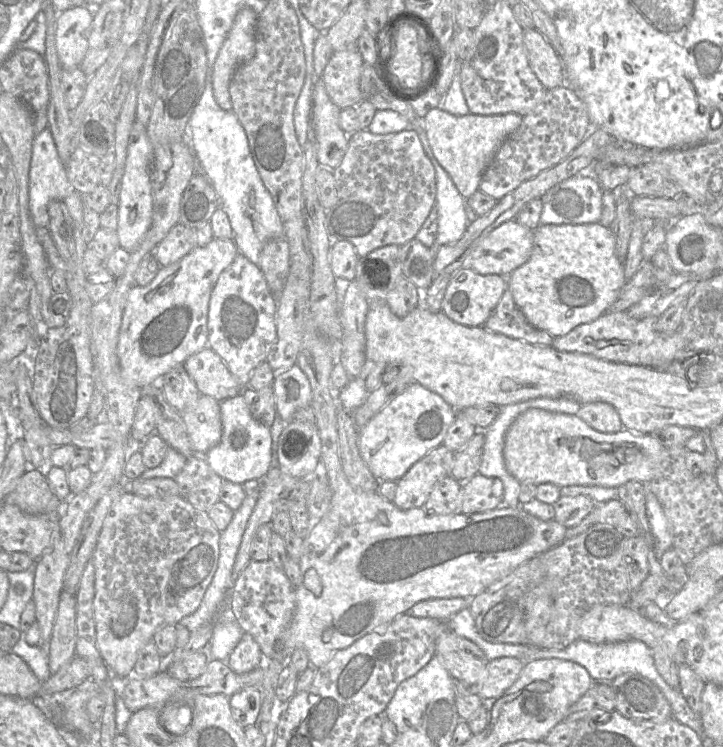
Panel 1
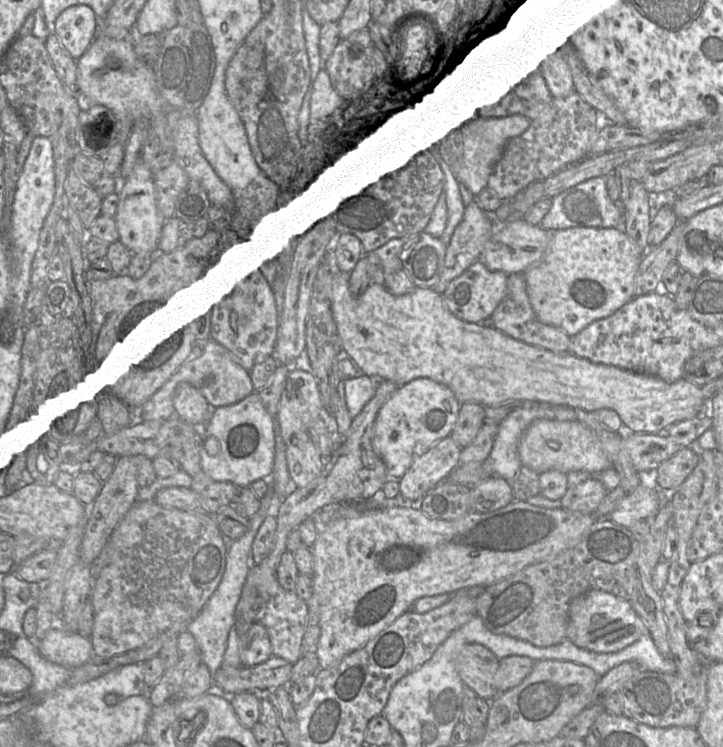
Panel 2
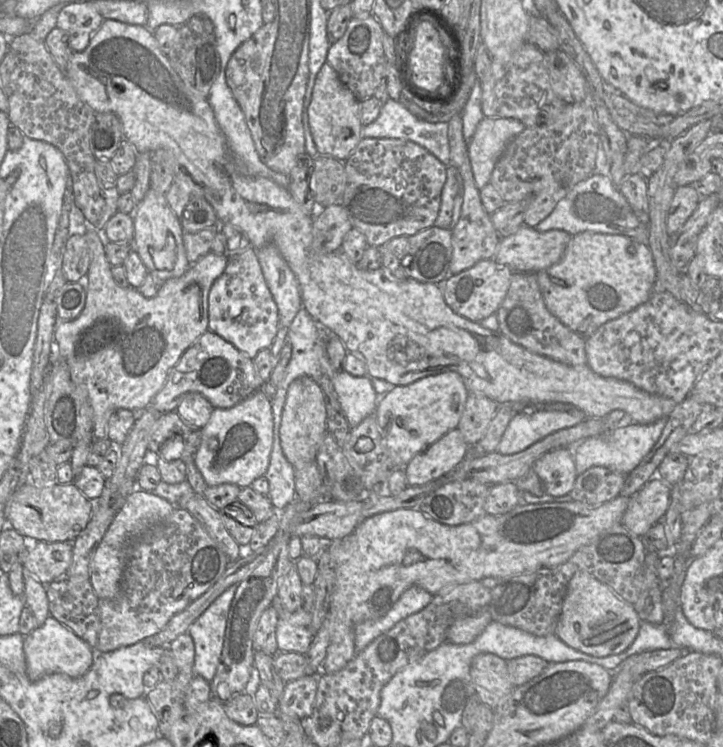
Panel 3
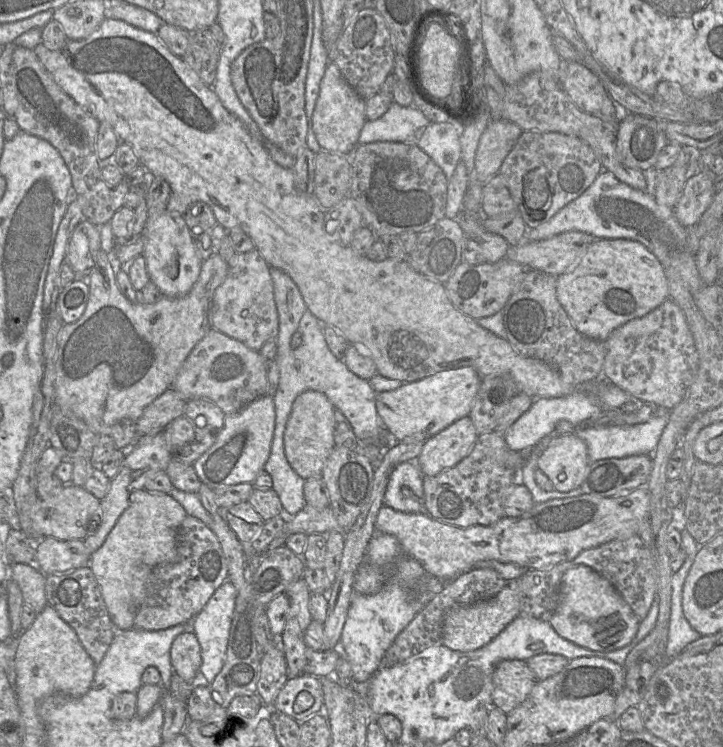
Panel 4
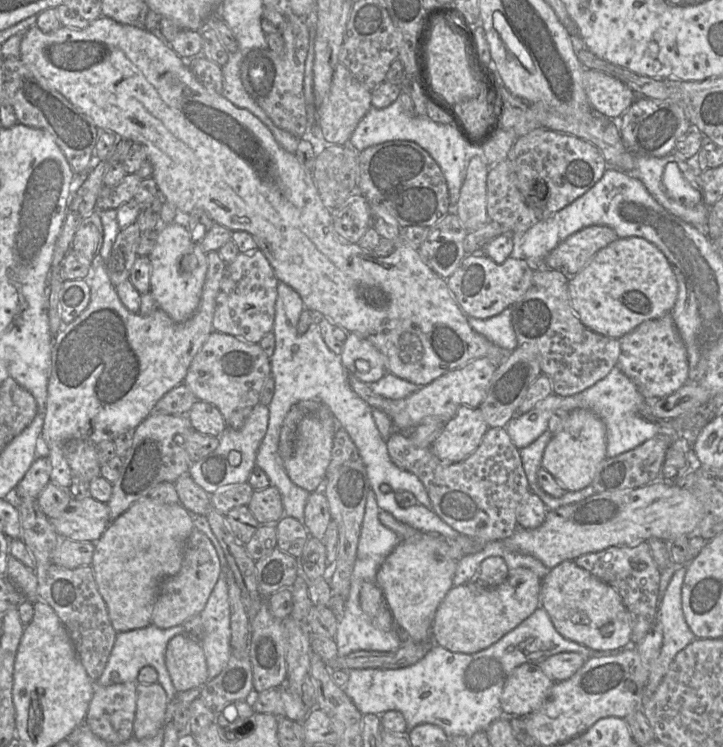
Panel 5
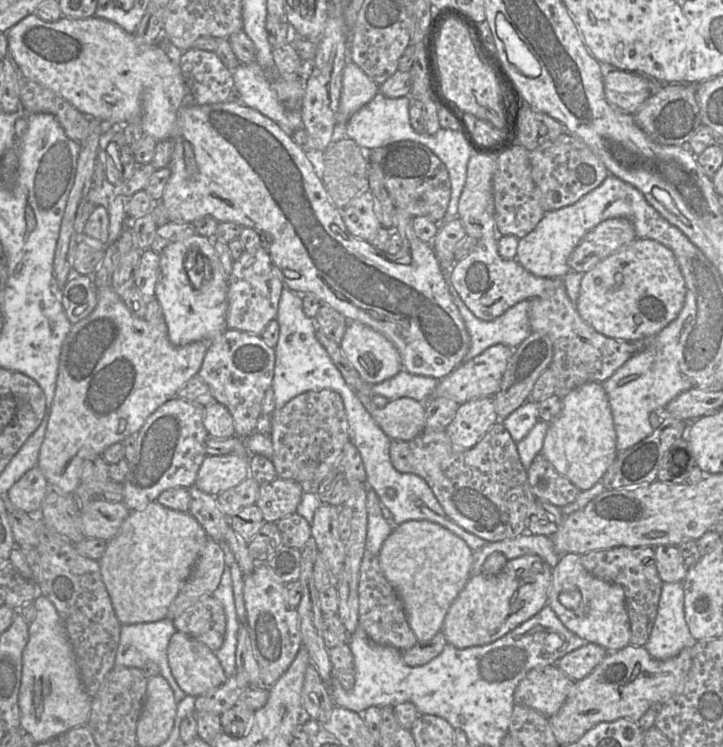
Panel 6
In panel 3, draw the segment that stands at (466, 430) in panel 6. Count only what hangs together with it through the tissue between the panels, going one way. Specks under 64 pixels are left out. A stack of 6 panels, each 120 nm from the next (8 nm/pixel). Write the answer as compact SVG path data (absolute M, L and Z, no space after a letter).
M455 428L405 465L408 486L423 485L449 472L467 457L469 445Z

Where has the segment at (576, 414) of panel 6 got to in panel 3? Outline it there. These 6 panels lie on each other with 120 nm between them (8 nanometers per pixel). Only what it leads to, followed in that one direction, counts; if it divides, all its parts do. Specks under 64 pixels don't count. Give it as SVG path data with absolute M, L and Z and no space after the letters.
M570 447L545 453L535 461L533 470L542 481L545 493L551 496L569 494L578 476Z

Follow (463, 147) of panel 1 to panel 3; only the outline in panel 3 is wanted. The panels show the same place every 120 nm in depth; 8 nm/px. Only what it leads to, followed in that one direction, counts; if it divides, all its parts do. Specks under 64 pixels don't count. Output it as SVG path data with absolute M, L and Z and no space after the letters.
M484 117L467 144L475 184L479 190L490 183L496 163L508 144L526 126L514 118Z

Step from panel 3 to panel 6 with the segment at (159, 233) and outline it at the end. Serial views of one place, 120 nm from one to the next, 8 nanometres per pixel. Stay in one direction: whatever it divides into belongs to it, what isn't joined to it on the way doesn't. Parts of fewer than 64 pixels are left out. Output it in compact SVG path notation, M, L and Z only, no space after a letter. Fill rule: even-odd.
M193 235L174 242L160 254L159 276L155 297L159 302L163 319L167 326L168 338L174 346L185 346L198 341L212 341L227 330L228 279L224 278L224 268L213 247L213 240ZM196 250L205 257L211 268L211 277L195 288L187 275L185 259L189 251Z

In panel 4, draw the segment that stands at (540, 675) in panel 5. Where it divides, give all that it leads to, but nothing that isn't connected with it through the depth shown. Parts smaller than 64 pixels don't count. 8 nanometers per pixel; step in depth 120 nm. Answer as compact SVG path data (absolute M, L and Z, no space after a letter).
M525 660L500 661L492 675L492 707L508 714L528 697L536 683Z

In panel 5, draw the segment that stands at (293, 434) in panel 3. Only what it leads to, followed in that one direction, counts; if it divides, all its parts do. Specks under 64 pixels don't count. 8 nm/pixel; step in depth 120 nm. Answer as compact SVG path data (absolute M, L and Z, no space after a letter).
M325 405L304 416L297 426L294 451L290 457L284 459L284 466L292 482L309 493L321 490L326 479L327 468L331 461L333 438L338 427L332 412Z

